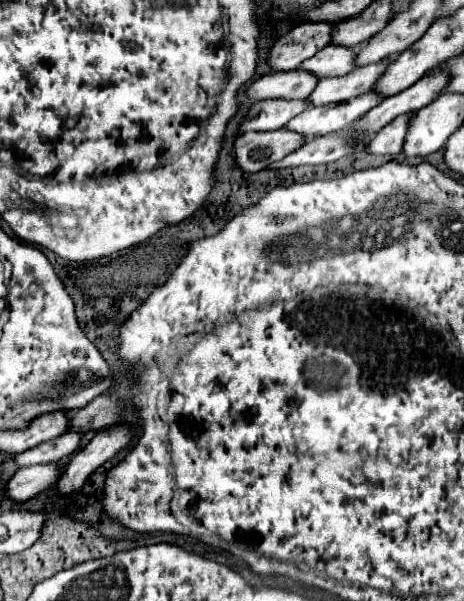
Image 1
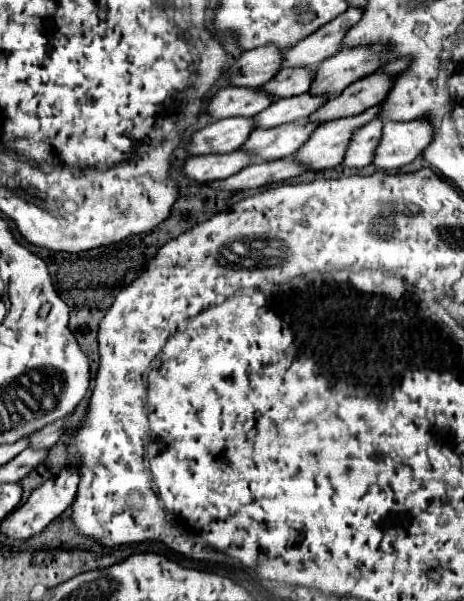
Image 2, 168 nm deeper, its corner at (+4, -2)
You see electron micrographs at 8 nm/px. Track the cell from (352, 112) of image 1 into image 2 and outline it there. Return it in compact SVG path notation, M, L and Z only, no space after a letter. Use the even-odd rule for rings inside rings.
M300 120L300 122L282 124L268 130L254 130L248 136L248 142L240 150L244 150L246 154L252 154L258 160L288 158L310 138L314 128L318 126L306 120Z

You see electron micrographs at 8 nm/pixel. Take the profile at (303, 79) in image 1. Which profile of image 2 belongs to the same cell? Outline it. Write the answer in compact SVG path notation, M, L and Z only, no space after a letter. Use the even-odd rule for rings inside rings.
M228 86L228 88L220 88L208 100L206 114L214 122L216 120L222 120L222 118L236 118L236 116L250 118L250 116L258 114L260 110L268 108L270 102L274 102L274 100L268 94L258 92L256 88Z

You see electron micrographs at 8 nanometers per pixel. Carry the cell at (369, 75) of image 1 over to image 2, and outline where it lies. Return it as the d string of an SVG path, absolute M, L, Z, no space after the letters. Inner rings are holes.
M312 94L280 98L260 114L252 116L252 122L256 122L256 128L274 128L296 120L306 120L314 110L318 110L324 104L324 100L324 96L312 98Z

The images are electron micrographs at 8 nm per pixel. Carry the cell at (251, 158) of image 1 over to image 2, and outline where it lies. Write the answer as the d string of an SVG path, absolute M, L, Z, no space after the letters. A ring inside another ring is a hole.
M236 150L230 154L216 154L216 156L196 156L188 158L182 166L182 174L196 182L212 182L228 178L248 166L254 158Z

